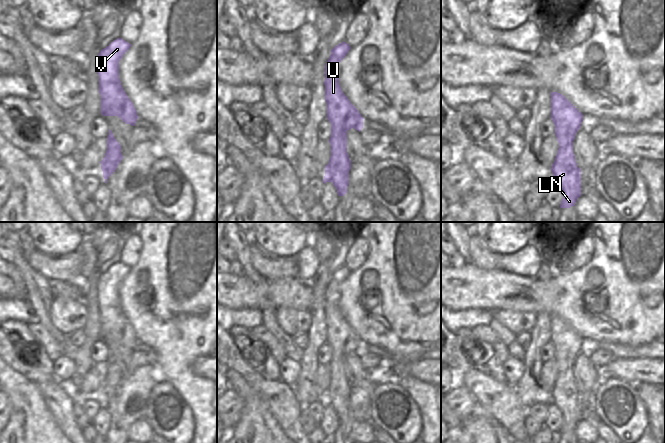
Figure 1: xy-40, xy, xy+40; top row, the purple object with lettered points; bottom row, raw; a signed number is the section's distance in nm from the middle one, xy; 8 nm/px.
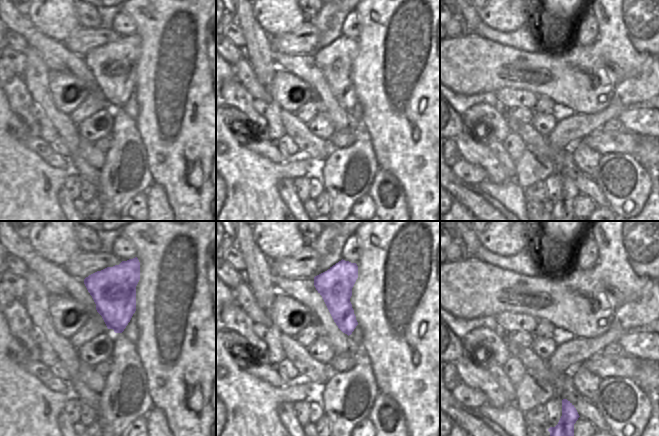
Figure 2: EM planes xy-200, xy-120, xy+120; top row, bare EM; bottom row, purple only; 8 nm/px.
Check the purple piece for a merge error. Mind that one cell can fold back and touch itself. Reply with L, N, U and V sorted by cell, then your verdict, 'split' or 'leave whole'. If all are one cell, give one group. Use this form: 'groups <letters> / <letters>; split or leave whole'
groups L N U V; leave whole

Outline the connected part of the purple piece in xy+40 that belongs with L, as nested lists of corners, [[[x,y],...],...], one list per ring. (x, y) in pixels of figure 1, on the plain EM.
[[[551,316],[551,343],[559,367],[551,395],[563,417],[560,432],[570,432],[581,420],[581,393],[575,385],[573,365],[581,351],[583,338],[565,320]]]

